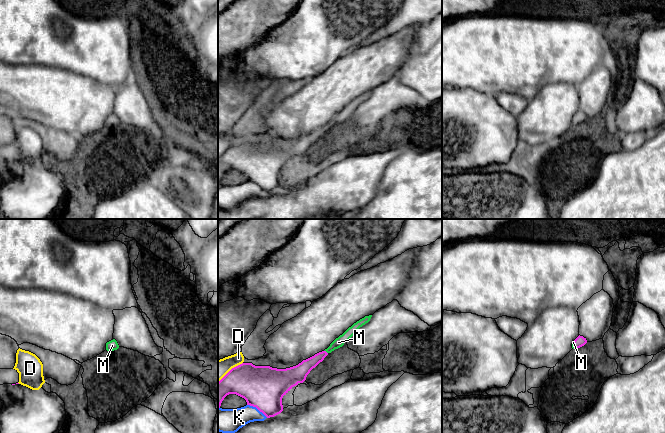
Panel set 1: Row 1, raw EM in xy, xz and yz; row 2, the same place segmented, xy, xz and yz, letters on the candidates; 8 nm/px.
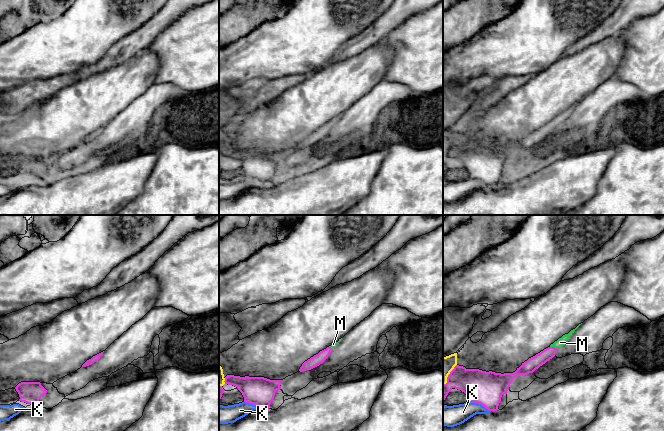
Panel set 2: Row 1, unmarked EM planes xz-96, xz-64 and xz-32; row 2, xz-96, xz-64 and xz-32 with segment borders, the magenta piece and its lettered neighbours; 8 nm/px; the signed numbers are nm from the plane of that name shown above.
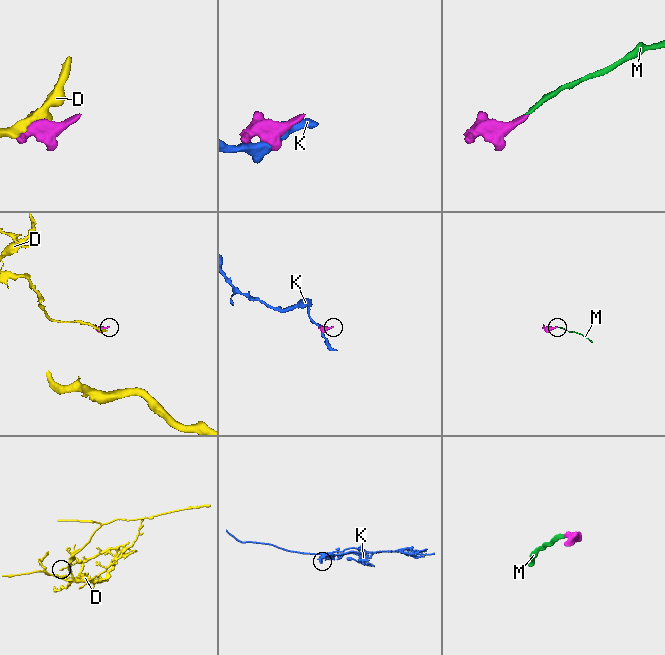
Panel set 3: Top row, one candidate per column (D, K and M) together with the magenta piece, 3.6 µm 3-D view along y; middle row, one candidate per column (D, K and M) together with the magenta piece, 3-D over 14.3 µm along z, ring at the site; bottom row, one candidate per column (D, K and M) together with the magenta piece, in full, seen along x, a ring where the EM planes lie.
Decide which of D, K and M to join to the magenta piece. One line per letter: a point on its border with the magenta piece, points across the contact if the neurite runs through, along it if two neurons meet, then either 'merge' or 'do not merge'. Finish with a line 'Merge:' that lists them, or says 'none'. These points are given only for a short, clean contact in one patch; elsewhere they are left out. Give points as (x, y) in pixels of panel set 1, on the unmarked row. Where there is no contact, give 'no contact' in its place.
D: meets magenta in xz at (230, 146); do not merge
K: meets magenta in xz at (257, 184); do not merge
M: meets magenta in xz at (326, 128); runs through xz (301, 146), (326, 128), (338, 118); merge
Merge: M

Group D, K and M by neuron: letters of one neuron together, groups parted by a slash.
D / K / M

